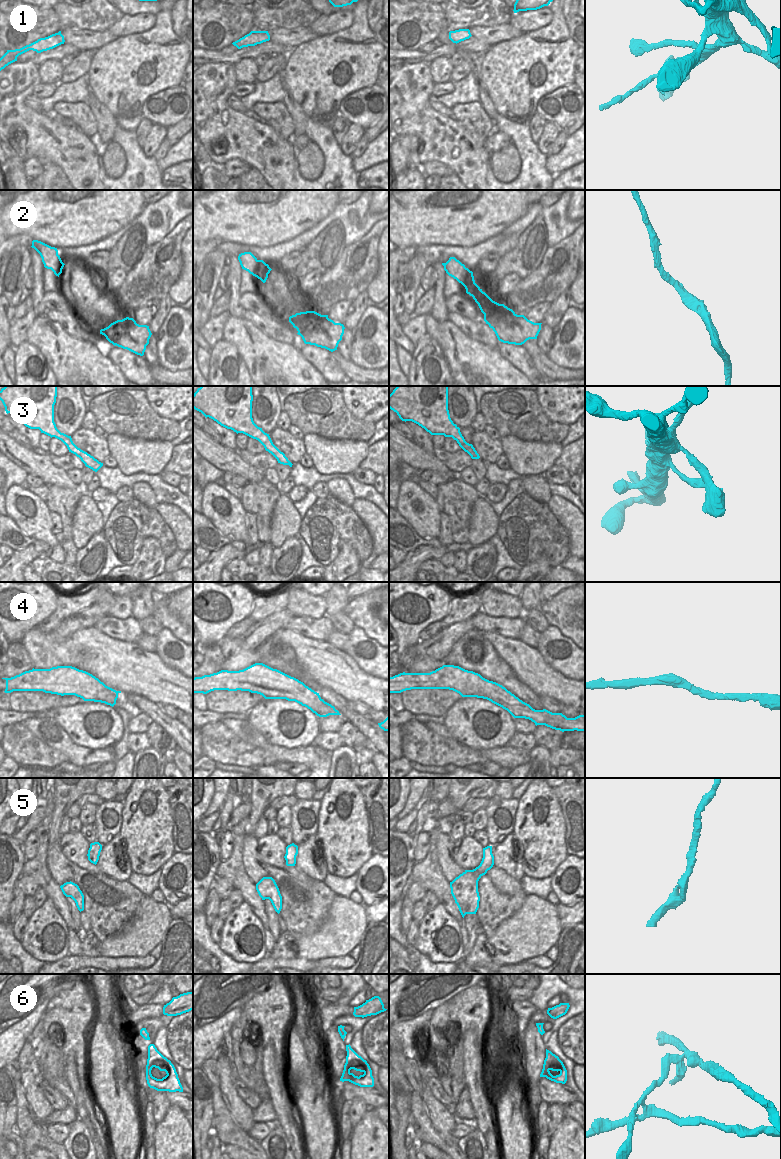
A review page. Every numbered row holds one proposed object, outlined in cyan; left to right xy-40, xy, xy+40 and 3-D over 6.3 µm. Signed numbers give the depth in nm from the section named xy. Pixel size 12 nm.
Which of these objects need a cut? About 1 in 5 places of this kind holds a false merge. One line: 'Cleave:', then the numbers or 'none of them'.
Cleave: 1, 6

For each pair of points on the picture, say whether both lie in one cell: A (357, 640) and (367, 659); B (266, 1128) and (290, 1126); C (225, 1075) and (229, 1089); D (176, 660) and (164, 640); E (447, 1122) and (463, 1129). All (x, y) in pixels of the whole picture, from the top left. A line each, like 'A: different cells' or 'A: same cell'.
A: same cell
B: different cells
C: same cell
D: same cell
E: different cells

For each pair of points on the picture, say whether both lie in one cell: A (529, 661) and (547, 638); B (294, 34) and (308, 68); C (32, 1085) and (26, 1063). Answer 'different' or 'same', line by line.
A: different
B: different
C: same

